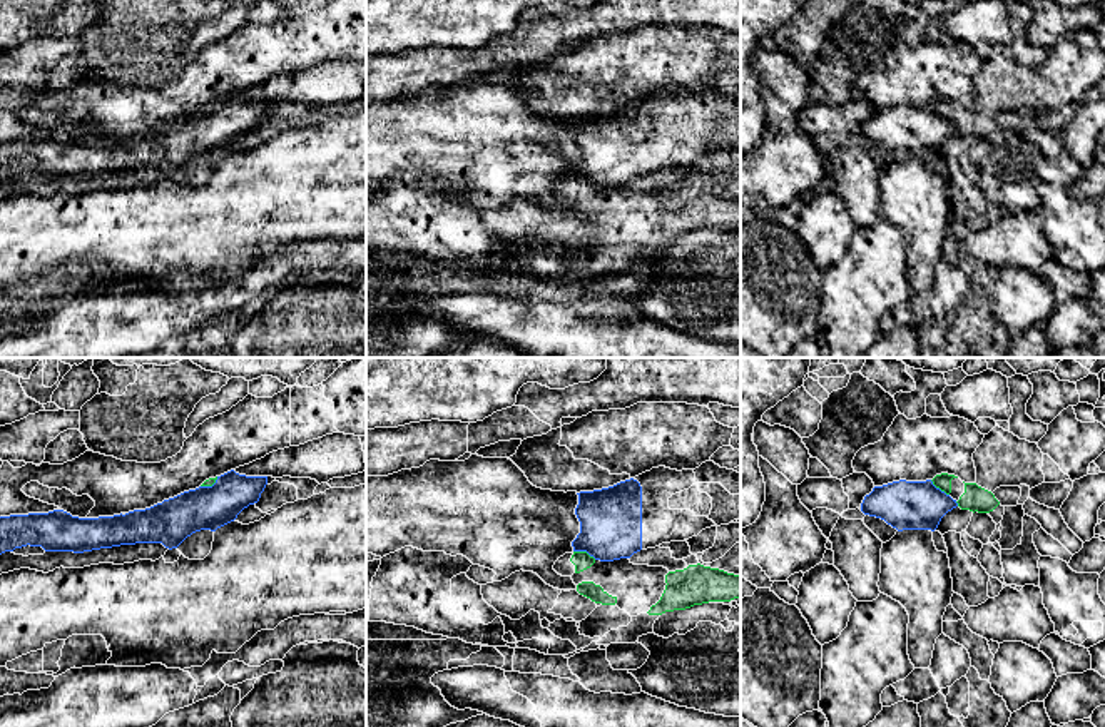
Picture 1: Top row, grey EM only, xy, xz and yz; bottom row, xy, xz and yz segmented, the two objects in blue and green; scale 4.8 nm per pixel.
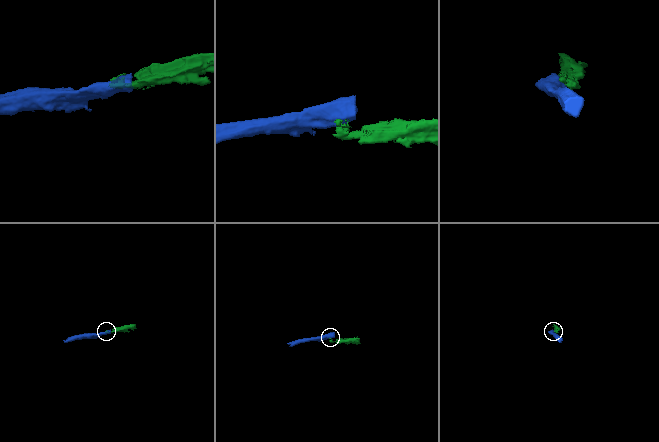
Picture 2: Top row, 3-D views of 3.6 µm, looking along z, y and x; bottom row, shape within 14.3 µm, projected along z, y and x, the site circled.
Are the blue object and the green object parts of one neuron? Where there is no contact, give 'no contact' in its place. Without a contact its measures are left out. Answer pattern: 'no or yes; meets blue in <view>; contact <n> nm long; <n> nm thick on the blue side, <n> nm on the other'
no; meets blue in xz; contact 120 nm long; 300 nm thick on the blue side, 90 nm on the other

